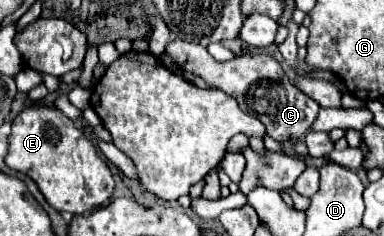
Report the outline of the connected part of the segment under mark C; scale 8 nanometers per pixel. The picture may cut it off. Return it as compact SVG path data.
M174 39L166 53L182 67L182 71L190 71L200 75L210 87L222 89L224 93L232 95L240 109L258 117L268 135L272 139L276 139L278 143L284 141L298 141L302 139L302 135L306 135L312 127L312 123L318 117L320 105L312 99L306 97L300 89L296 89L294 83L290 83L290 79L286 77L282 65L270 57L270 55L238 55L232 61L226 63L218 63L212 59L212 55L206 51L206 47L198 45L198 43L186 43L180 39Z

